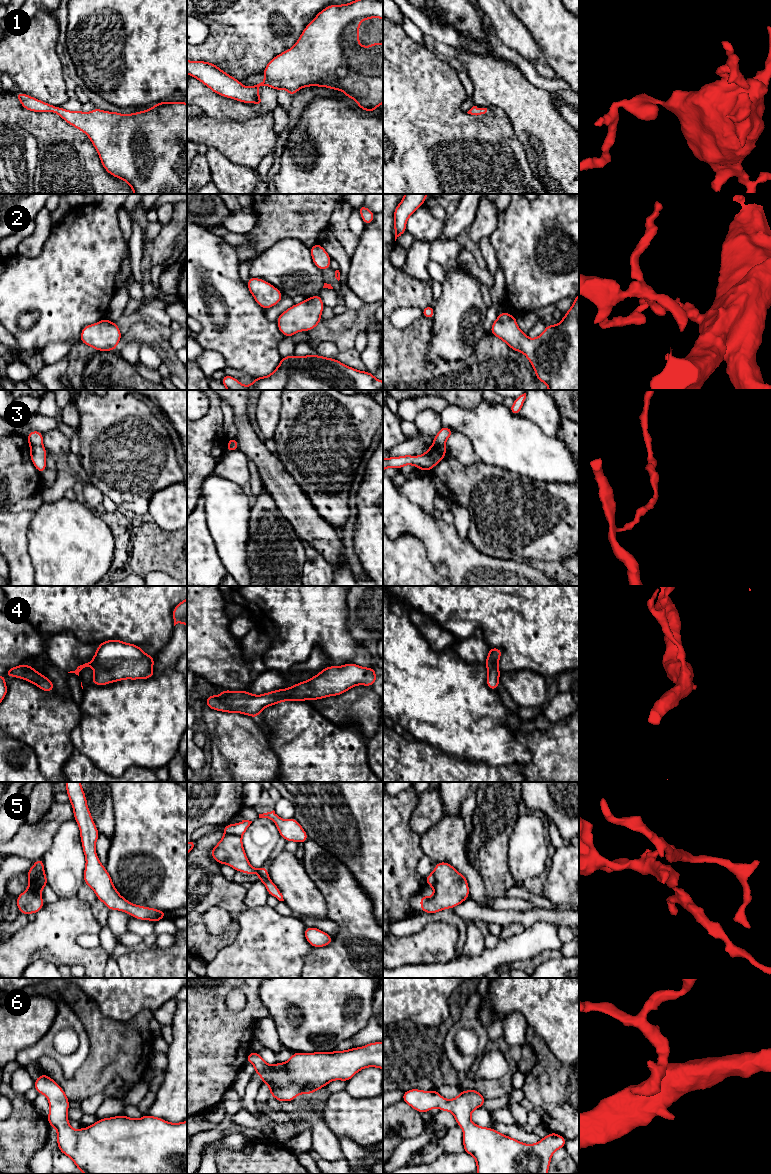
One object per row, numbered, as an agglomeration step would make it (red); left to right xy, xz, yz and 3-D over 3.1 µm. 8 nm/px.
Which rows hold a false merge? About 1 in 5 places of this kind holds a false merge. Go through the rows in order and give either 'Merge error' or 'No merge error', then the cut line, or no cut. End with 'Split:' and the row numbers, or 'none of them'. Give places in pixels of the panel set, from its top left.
1: No merge error. No split
2: No merge error. No split
3: Merge error. Split along xy (42, 444), (32, 444), (30, 446)
4: No merge error. No split
5: Merge error. Split along xz (224, 833), (233, 833), (241, 836)
6: No merge error. No split
Split: 3, 5

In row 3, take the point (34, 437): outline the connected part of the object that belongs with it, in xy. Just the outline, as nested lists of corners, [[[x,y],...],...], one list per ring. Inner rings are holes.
[[[33,430],[27,435],[27,441],[30,446],[32,445],[43,445],[43,433],[40,431]]]

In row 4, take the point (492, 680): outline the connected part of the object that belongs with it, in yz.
[[[490,647],[485,662],[485,666],[488,670],[486,677],[486,684],[493,691],[497,691],[497,687],[500,683],[499,676],[501,671],[498,668],[498,662],[501,655],[502,655],[502,649]]]

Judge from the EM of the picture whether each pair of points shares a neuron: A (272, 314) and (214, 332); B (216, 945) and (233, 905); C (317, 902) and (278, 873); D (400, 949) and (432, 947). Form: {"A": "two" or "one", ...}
{"A": "two", "B": "one", "C": "one", "D": "one"}

